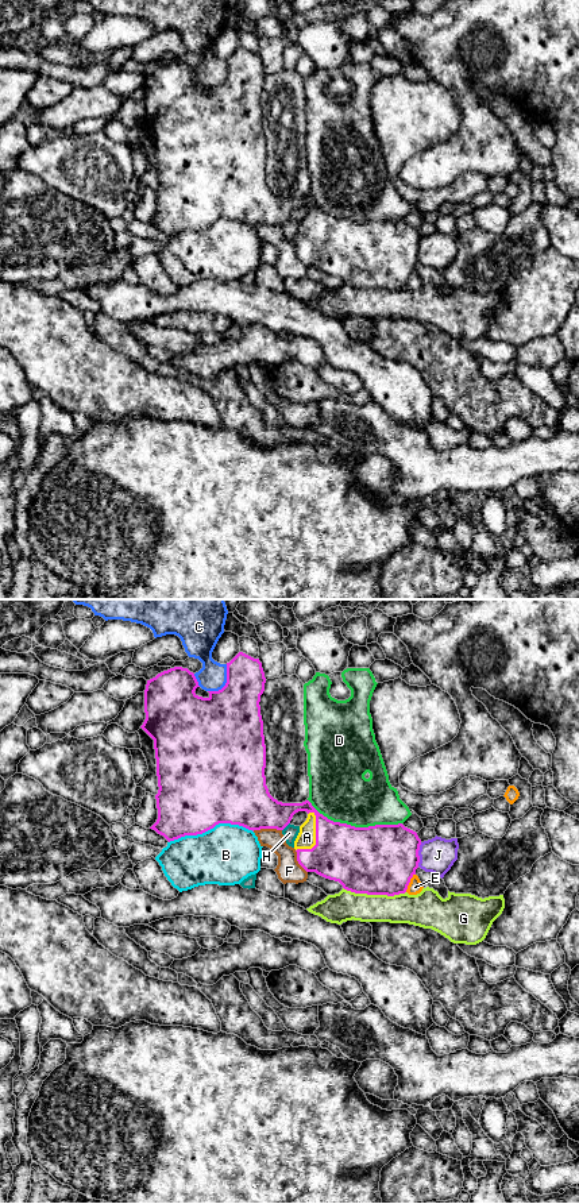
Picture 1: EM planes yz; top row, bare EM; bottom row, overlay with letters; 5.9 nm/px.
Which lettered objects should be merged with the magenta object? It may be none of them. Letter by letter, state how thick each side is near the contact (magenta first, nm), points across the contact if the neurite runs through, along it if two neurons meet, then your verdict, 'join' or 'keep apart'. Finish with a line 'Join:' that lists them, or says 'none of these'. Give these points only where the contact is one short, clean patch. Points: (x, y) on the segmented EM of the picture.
A: 360 nm thick on the magenta side, 110 nm on the other; join
B: 480 nm thick on the magenta side, 360 nm on the other; keep apart
C: 400 nm thick on the magenta side, 170 nm on the other; keep apart
D: 420 nm thick on the magenta side, 360 nm on the other; keep apart
E: 420 nm thick on the magenta side, 90 nm on the other; border along yz (415, 873), (405, 891); keep apart
F: 340 nm thick on the magenta side, 120 nm on the other; keep apart
G: 420 nm thick on the magenta side, 180 nm on the other; keep apart
H: 280 nm thick on the magenta side, 90 nm on the other; keep apart
J: 420 nm thick on the magenta side, 200 nm on the other; keep apart
Join: A

